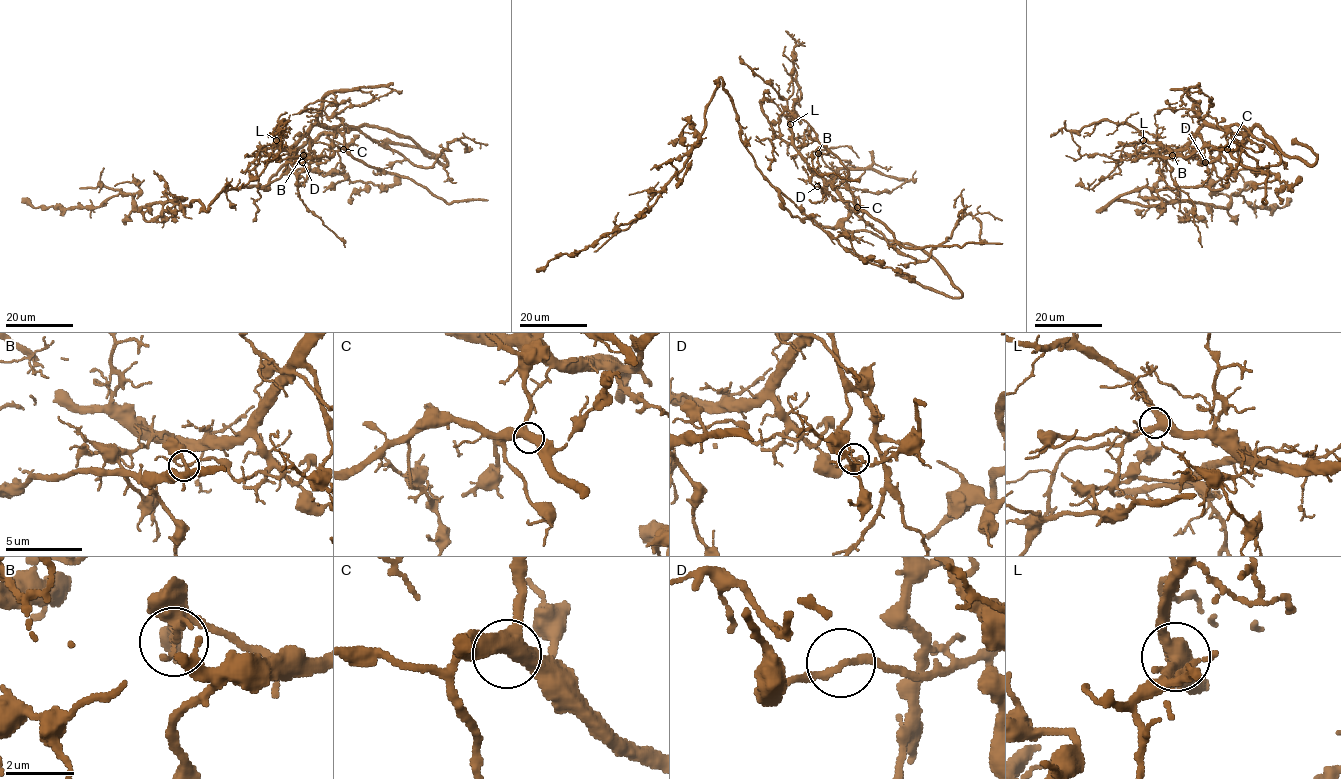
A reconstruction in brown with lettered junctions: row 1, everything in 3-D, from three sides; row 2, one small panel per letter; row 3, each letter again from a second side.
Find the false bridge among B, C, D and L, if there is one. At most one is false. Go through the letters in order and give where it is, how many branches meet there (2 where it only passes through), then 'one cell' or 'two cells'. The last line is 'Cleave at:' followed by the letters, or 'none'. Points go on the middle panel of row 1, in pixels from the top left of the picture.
B: (818, 153) | 3 | two cells
C: (857, 207) | 3 | one cell
D: (817, 186) | 2 | one cell
L: (790, 124) | 3 | one cell
Cleave at: B

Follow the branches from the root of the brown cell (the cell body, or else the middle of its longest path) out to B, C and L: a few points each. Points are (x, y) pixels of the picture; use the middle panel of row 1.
B: (755, 164), (792, 216), (834, 227), (858, 206), (845, 165), (830, 153), (818, 153)
C: (755, 164), (778, 191), (782, 206), (801, 220), (811, 219), (822, 226), (834, 227), (857, 207)
L: (755, 164), (792, 216), (832, 227), (848, 216), (848, 204), (795, 147), (790, 124)

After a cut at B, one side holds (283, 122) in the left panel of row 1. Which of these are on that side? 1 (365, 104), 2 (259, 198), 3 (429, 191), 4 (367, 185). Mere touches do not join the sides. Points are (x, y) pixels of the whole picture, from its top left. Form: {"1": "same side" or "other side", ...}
{"1": "other side", "2": "same side", "3": "other side", "4": "same side"}

